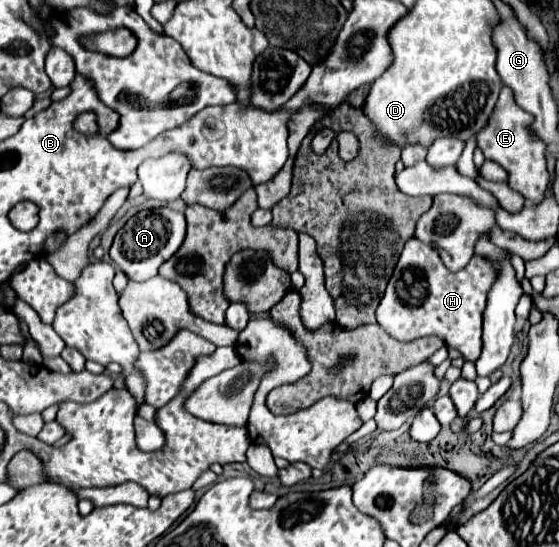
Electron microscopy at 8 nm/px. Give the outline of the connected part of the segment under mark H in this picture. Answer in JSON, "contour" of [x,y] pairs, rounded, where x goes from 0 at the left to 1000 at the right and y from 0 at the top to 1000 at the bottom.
{"contour":[[[732,437],[674,558],[674,590],[714,623],[778,612],[796,634],[818,638],[835,660],[853,660],[864,634],[860,576],[882,514],[886,495],[871,473],[850,466],[835,492],[810,499],[792,484],[778,455],[757,448],[750,437]]]}

